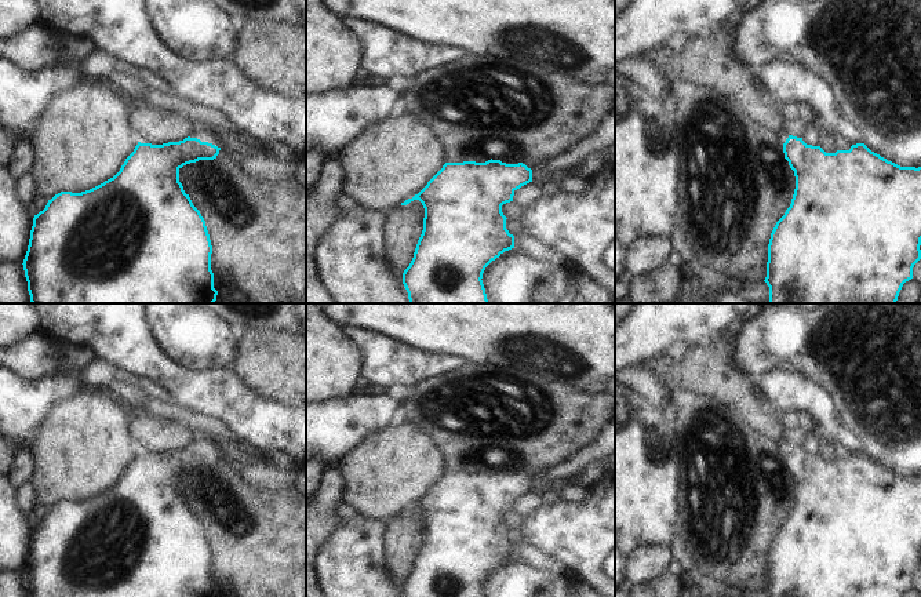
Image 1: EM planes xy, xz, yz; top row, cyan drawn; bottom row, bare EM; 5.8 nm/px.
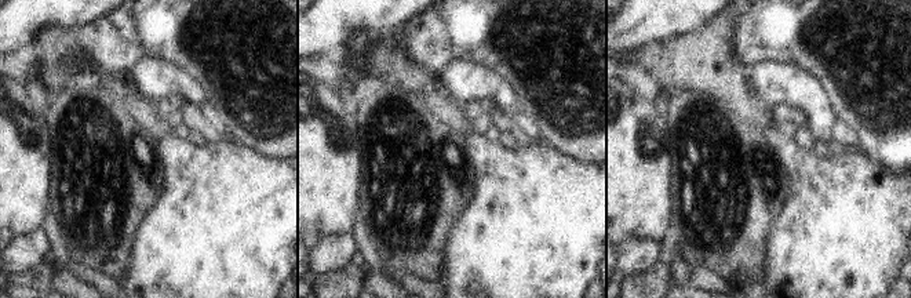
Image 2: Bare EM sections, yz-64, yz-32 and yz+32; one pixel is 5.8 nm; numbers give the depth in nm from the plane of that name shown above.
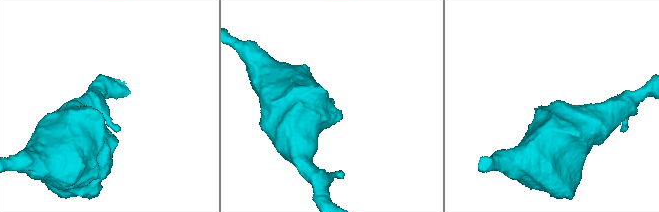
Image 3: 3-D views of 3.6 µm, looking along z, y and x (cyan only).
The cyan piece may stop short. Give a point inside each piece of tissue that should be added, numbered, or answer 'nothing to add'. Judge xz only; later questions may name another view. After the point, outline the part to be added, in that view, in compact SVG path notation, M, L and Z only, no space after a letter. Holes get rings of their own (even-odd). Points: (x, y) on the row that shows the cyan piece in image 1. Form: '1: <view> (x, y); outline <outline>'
nothing to add

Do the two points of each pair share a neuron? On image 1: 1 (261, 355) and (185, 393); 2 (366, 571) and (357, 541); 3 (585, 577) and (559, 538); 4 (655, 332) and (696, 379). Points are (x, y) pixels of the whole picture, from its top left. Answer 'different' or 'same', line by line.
1: different
2: same
3: same
4: different

